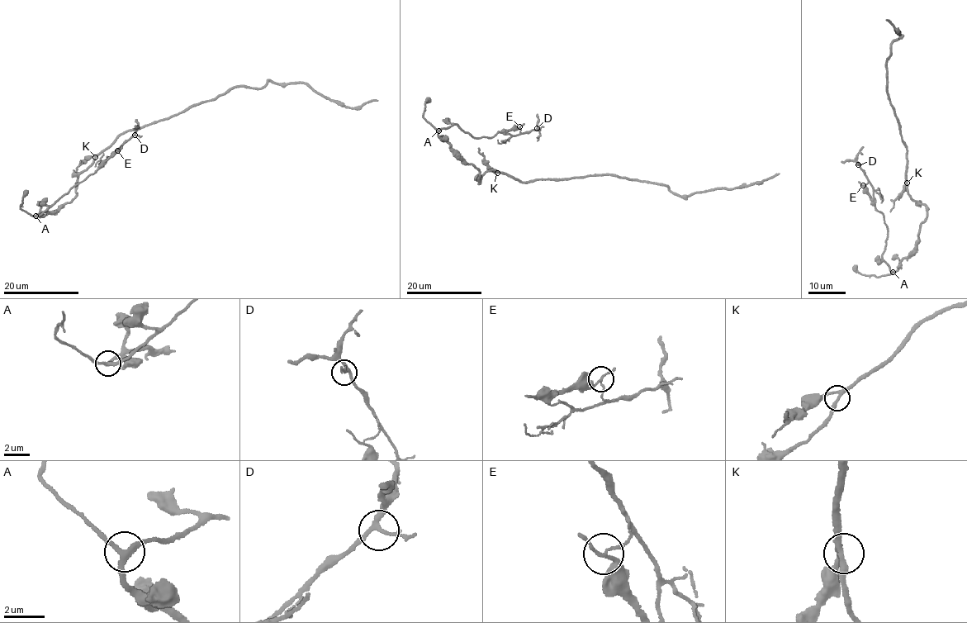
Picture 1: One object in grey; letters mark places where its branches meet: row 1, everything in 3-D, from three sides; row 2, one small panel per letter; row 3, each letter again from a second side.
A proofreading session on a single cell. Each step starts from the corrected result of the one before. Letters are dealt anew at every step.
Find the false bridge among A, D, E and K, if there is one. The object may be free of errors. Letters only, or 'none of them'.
E

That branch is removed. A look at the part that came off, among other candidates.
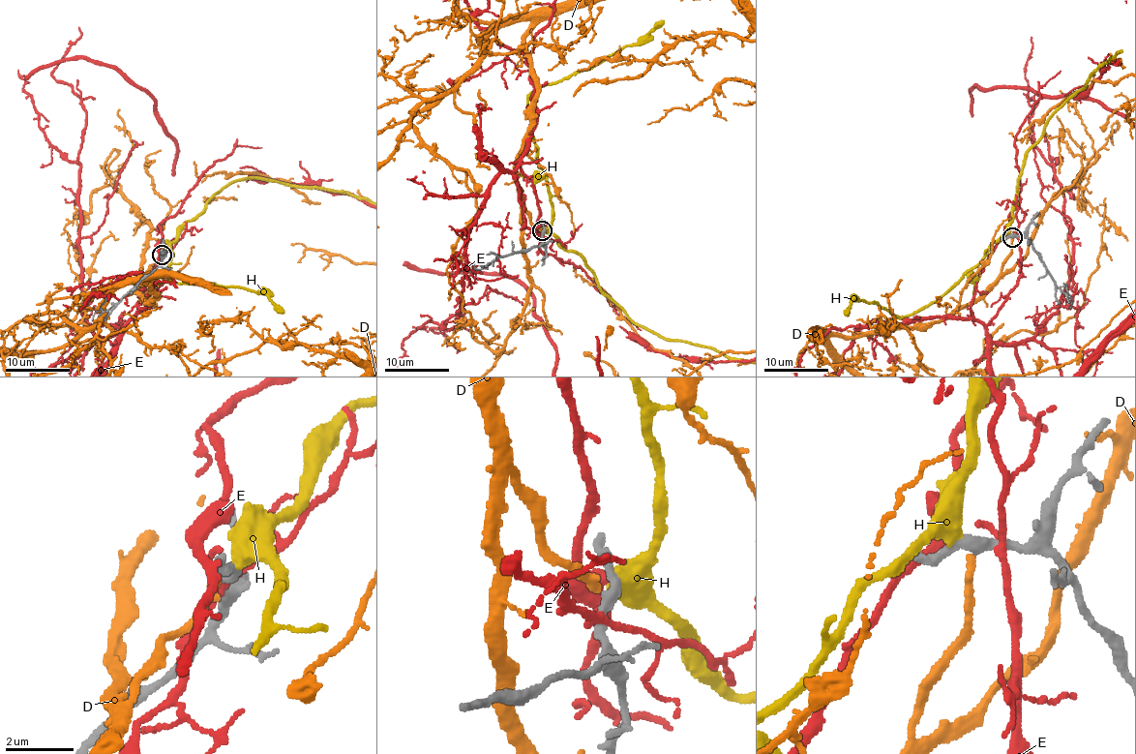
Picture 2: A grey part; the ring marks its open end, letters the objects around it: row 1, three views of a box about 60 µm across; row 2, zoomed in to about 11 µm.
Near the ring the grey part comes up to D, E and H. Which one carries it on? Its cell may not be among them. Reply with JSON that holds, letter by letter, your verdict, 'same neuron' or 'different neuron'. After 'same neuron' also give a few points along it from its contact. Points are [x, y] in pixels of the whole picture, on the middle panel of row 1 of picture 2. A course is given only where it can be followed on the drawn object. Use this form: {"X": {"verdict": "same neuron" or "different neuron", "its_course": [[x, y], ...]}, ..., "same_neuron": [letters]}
{"D": {"verdict": "same neuron"}, "E": {"verdict": "different neuron"}, "H": {"verdict": "different neuron"}, "same_neuron": ["D"]}

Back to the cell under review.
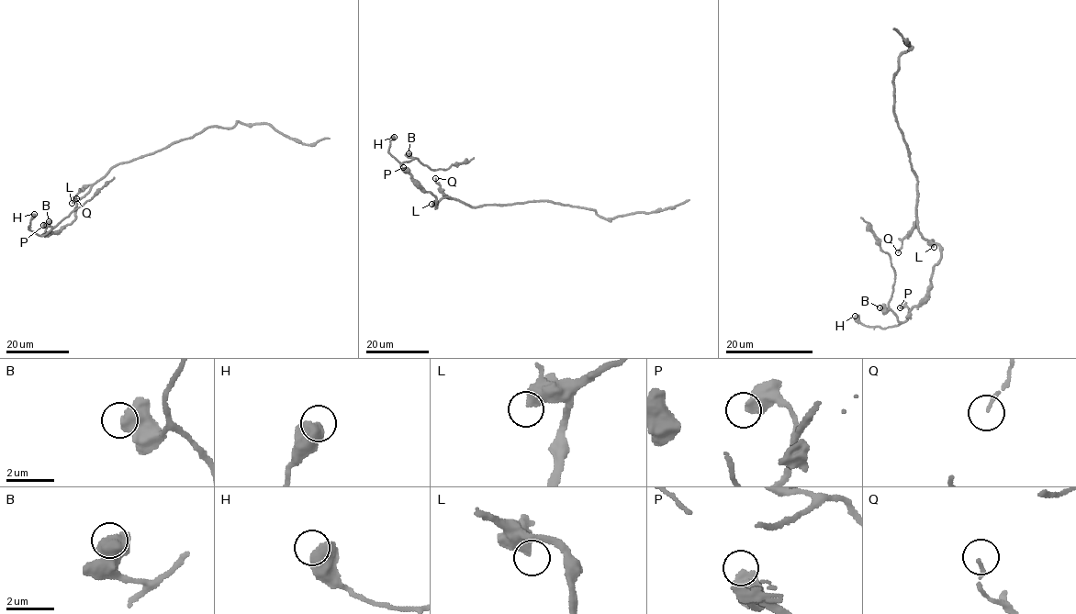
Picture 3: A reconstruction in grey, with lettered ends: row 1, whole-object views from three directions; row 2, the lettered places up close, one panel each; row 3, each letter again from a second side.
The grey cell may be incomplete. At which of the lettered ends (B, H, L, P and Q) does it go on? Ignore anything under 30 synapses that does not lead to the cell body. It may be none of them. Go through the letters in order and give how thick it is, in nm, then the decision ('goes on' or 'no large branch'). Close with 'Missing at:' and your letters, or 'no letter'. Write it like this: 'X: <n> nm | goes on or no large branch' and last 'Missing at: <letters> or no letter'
B: 750 nm | no large branch
H: 750 nm | no large branch
L: 500 nm | no large branch
P: 500 nm | no large branch
Q: 130 nm | no large branch
Missing at: no letter

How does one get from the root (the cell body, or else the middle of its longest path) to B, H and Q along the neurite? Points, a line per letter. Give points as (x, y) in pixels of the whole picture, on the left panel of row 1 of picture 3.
B: (120, 163), (114, 166), (80, 198), (74, 220), (57, 231), (41, 236), (53, 228), (49, 221)
H: (120, 163), (114, 166), (80, 198), (74, 220), (61, 229), (41, 236), (29, 229), (34, 214)
Q: (120, 163), (78, 192), (76, 198)

